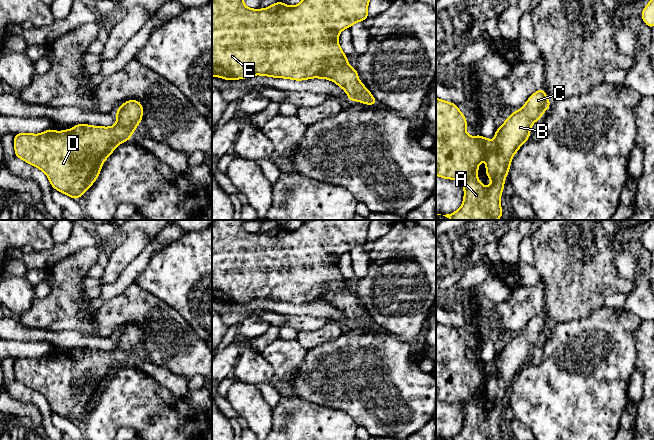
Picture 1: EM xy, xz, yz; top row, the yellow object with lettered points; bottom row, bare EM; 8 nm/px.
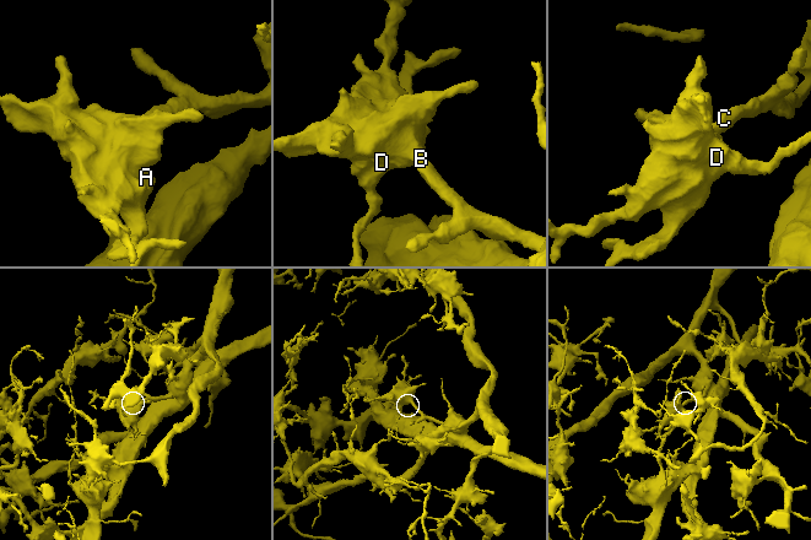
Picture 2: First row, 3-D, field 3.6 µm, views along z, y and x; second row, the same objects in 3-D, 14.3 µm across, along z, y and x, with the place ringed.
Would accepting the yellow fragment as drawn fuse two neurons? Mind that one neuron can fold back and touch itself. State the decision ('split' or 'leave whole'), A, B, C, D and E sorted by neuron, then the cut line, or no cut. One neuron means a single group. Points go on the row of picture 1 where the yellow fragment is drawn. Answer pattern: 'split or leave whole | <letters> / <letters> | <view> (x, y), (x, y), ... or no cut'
leave whole | A B C D E | no cut

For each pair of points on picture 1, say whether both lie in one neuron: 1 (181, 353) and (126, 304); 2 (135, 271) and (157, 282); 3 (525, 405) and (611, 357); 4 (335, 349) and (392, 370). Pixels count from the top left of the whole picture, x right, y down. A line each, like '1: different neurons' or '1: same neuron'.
1: same neuron
2: different neurons
3: same neuron
4: same neuron

